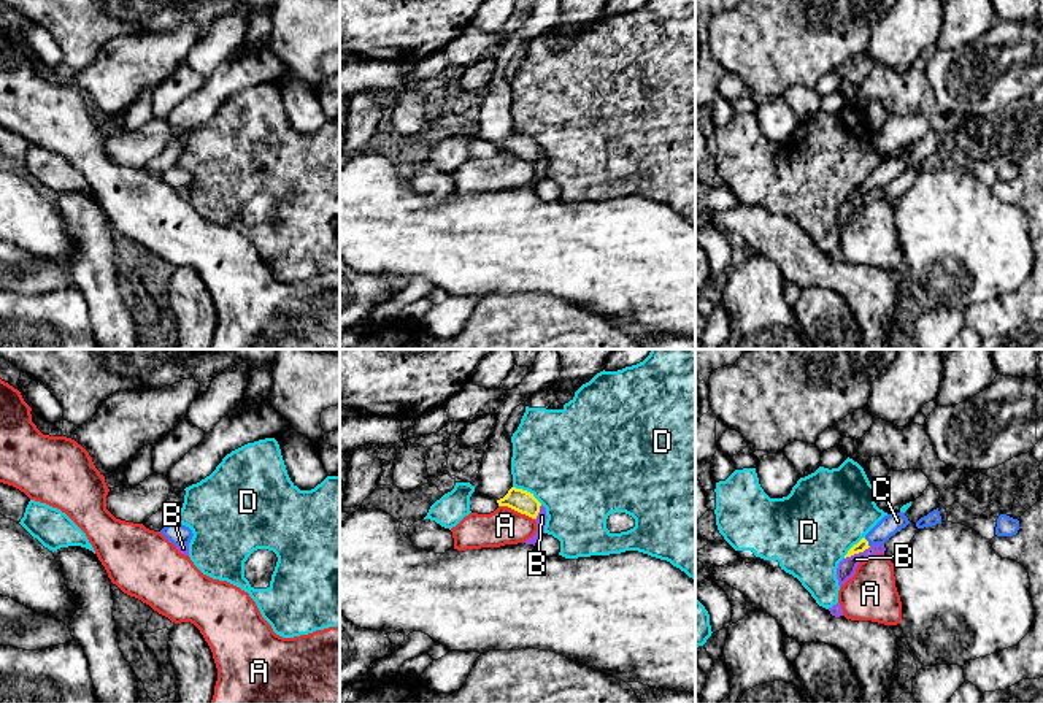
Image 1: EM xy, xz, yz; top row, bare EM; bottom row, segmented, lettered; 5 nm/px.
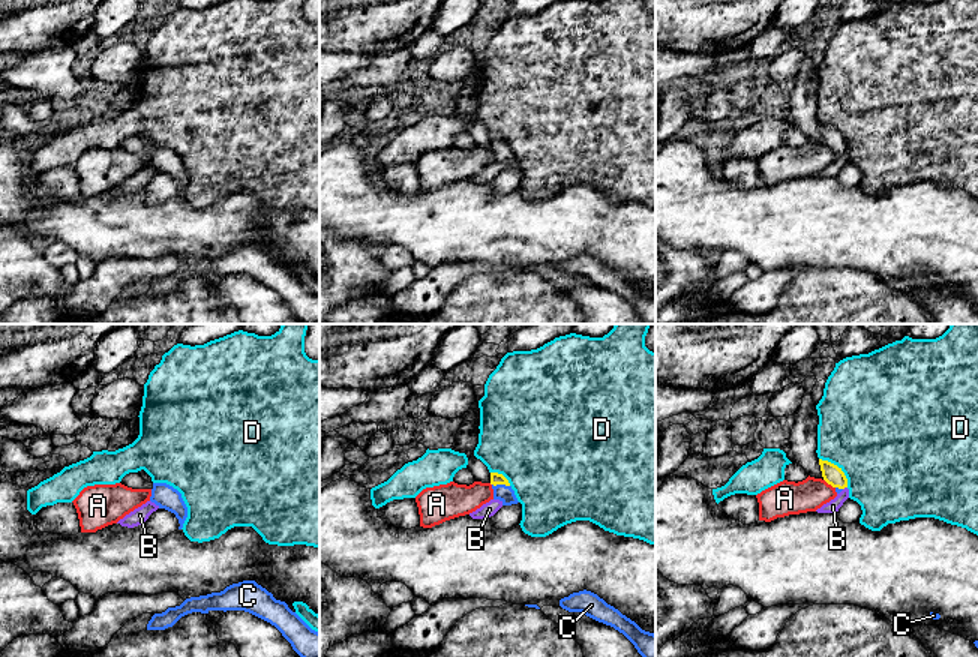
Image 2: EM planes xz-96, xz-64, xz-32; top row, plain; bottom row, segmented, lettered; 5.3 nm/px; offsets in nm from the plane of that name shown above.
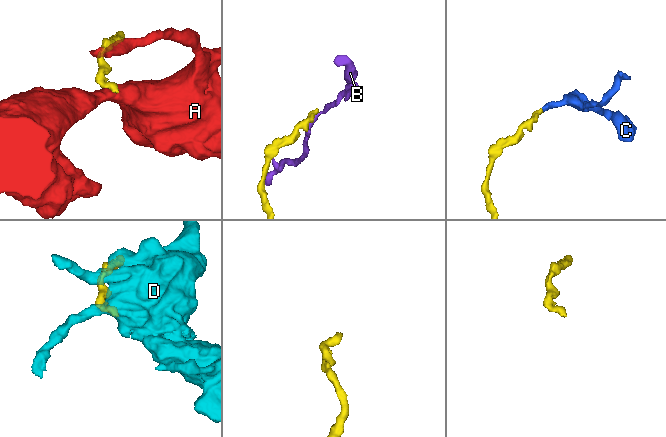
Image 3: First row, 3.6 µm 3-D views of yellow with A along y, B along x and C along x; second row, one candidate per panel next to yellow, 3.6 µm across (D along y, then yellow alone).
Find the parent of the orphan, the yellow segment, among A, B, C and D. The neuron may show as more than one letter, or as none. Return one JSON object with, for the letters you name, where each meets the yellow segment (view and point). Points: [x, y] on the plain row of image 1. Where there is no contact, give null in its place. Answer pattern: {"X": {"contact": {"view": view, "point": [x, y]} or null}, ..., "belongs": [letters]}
{"C": {"contact": {"view": "yz", "point": [867, 188]}}, "belongs": ["C"]}

